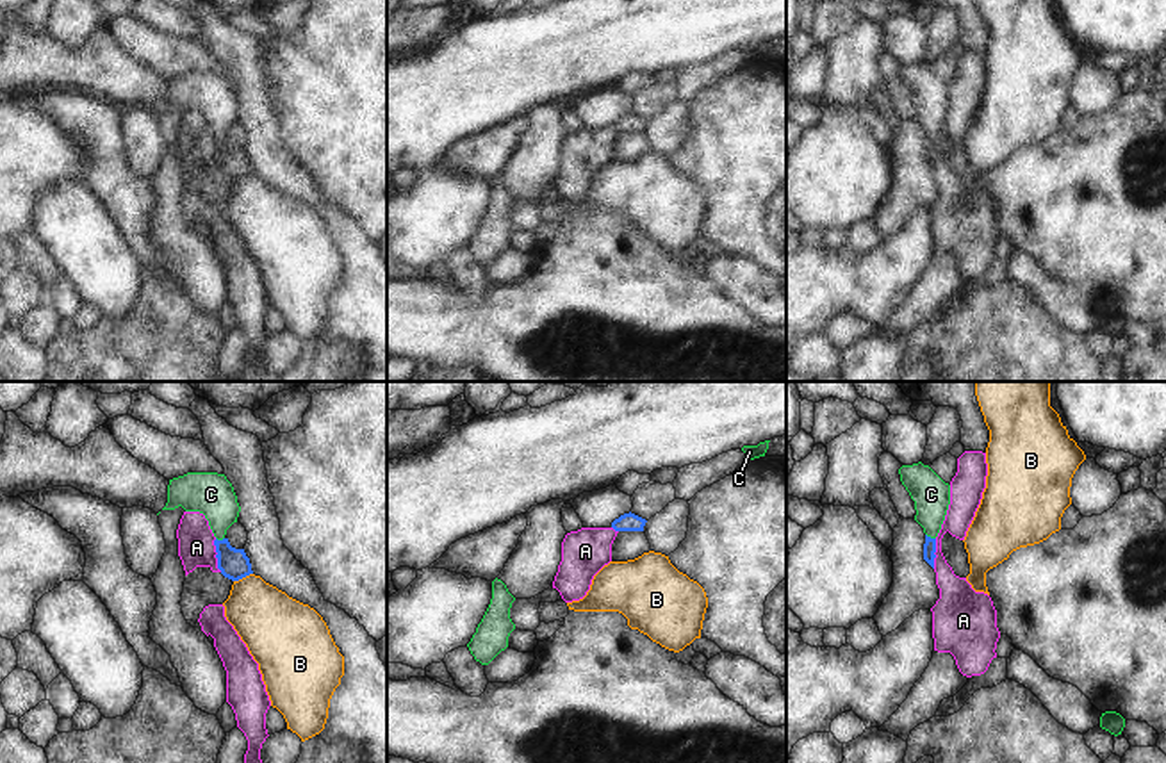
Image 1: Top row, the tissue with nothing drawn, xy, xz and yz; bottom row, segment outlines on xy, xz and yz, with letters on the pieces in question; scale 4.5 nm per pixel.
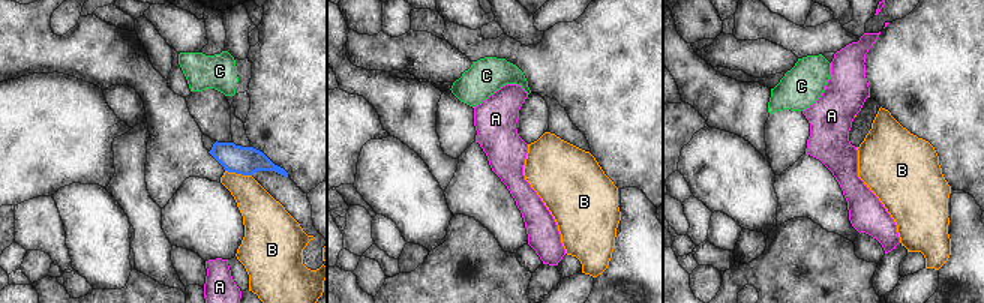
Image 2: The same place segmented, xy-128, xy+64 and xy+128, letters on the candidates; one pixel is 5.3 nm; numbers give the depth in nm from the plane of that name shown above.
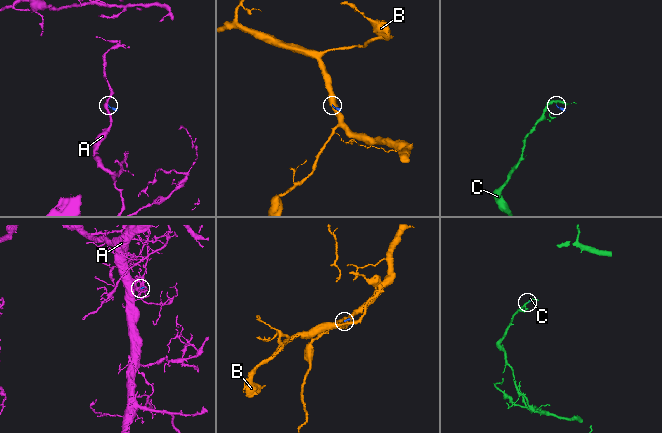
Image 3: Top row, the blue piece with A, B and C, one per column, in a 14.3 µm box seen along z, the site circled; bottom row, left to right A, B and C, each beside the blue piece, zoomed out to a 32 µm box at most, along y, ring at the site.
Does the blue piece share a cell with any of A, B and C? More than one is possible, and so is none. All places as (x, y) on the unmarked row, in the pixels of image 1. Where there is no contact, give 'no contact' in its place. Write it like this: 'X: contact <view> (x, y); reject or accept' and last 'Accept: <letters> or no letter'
A: contact xy (216, 155); reject
B: contact xy (243, 177); reject
C: contact yz (929, 138); accept
Accept: C

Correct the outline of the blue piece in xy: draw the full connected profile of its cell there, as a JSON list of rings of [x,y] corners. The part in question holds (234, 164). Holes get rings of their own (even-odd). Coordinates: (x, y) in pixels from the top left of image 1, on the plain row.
[[[187,73],[169,80],[168,103],[162,111],[178,107],[185,112],[200,112],[209,121],[216,137],[218,169],[225,178],[239,182],[253,175],[244,150],[232,148],[225,137],[226,130],[237,123],[241,112],[234,87],[225,75]]]

